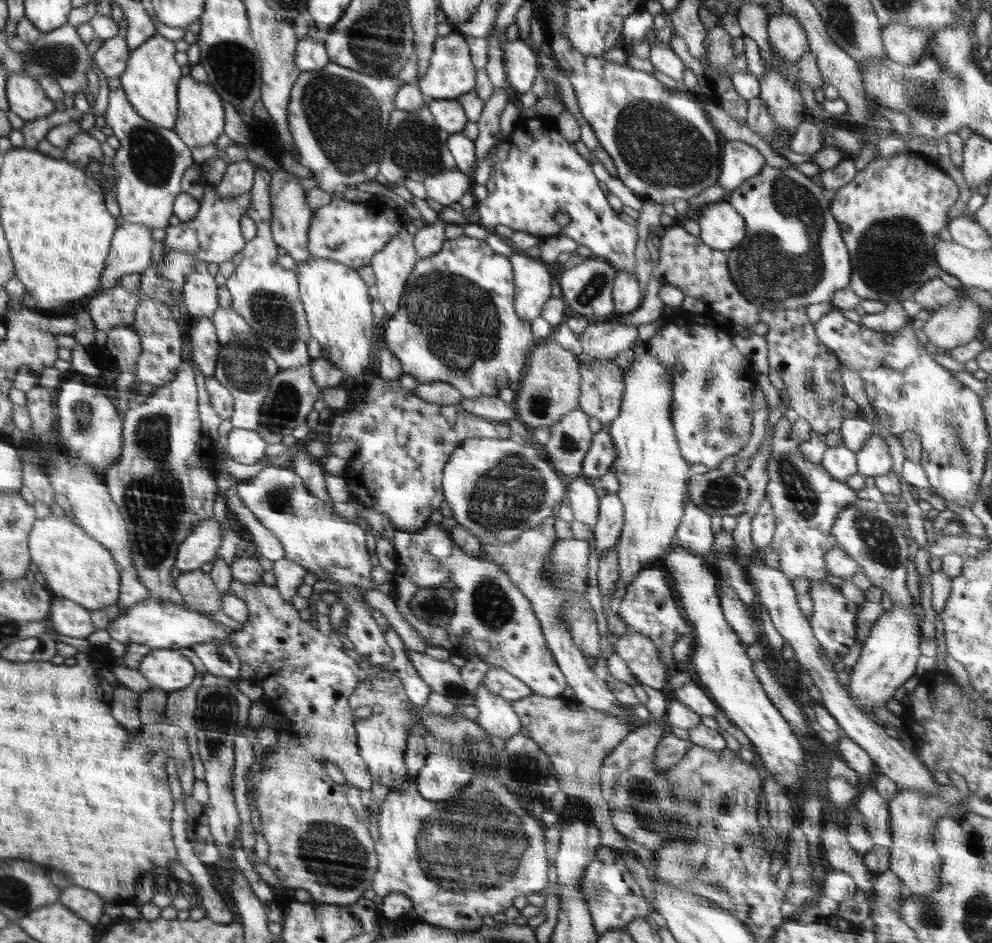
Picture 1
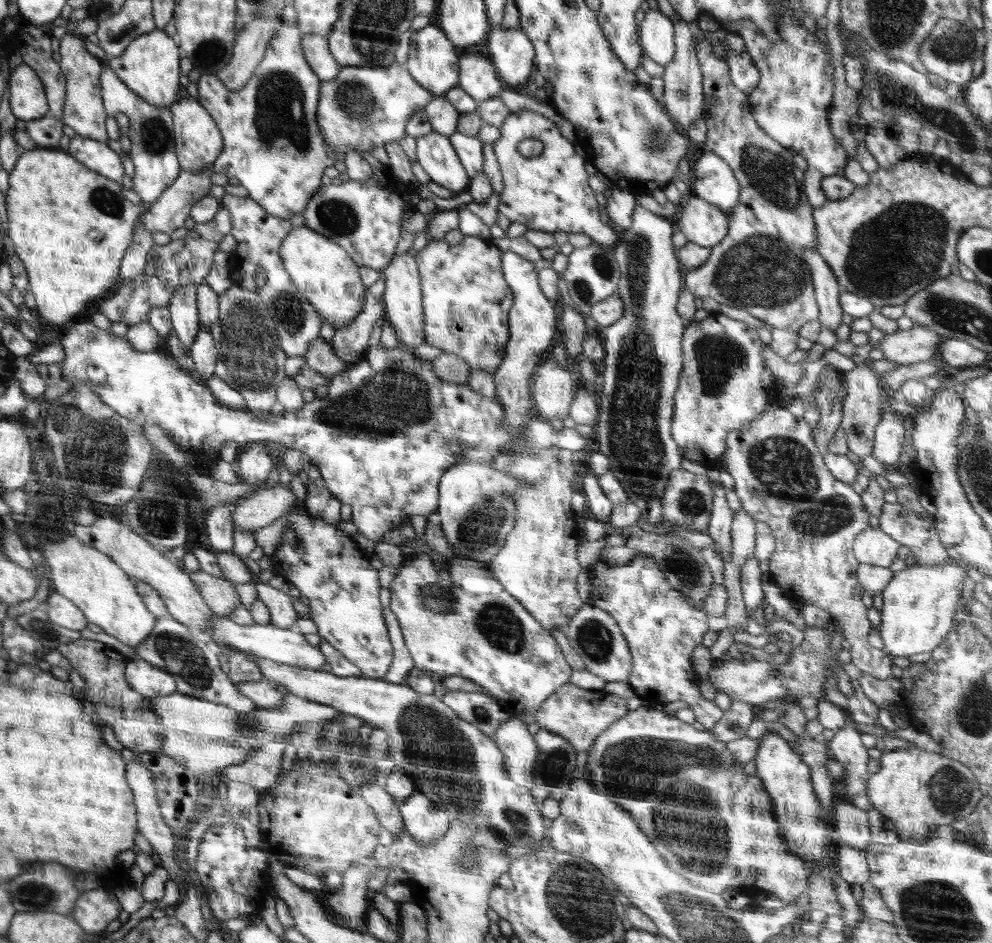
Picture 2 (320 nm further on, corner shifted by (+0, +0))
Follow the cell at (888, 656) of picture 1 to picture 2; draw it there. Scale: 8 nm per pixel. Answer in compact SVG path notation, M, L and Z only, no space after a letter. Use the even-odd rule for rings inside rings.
M948 559L941 565L928 566L915 563L896 571L882 591L883 607L880 637L889 656L904 656L931 652L940 646L954 625L954 614L959 608L966 568L959 560Z

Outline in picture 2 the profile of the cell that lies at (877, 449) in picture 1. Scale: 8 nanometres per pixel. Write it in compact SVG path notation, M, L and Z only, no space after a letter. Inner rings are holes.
M883 412L882 419L876 426L871 455L886 467L897 467L906 438L908 433L904 429L903 416L896 412Z

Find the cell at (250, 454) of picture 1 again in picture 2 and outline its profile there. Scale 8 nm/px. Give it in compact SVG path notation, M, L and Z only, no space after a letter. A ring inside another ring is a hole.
M253 445L240 449L236 463L240 466L239 474L242 475L244 483L253 487L266 483L273 468L267 457L266 448L266 445Z

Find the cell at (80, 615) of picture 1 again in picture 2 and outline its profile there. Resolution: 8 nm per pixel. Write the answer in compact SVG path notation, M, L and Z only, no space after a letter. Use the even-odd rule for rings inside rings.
M51 591L43 607L53 624L78 632L86 626L86 618L82 609L60 593Z

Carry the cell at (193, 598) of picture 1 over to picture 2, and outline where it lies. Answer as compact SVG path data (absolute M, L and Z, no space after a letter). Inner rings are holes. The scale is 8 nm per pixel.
M200 569L190 572L189 575L215 616L226 617L242 603L231 581L212 576L211 573L202 572Z

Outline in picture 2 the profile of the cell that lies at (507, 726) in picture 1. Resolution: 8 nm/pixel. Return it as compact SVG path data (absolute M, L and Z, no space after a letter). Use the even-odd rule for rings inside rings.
M510 717L495 729L493 739L504 755L504 766L508 776L518 785L530 790L534 786L534 763L539 748L534 735L527 729L527 724Z

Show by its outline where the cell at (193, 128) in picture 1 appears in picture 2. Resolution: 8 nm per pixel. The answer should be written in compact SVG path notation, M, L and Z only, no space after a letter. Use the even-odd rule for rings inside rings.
M188 97L181 98L172 105L172 116L175 123L176 153L179 154L182 170L203 172L205 168L212 167L223 153L223 135L211 113L198 100Z

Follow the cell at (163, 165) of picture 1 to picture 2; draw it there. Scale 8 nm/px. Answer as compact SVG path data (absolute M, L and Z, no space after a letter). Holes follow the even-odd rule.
M104 65L100 82L103 91L103 105L109 116L124 112L129 118L130 133L128 138L130 138L132 146L130 146L128 153L135 166L133 190L140 196L142 203L154 203L179 178L179 171L182 170L182 164L180 164L180 160L176 160L177 153L174 152L174 117L168 108L160 108L150 104L143 97L130 90L116 76L111 67Z

